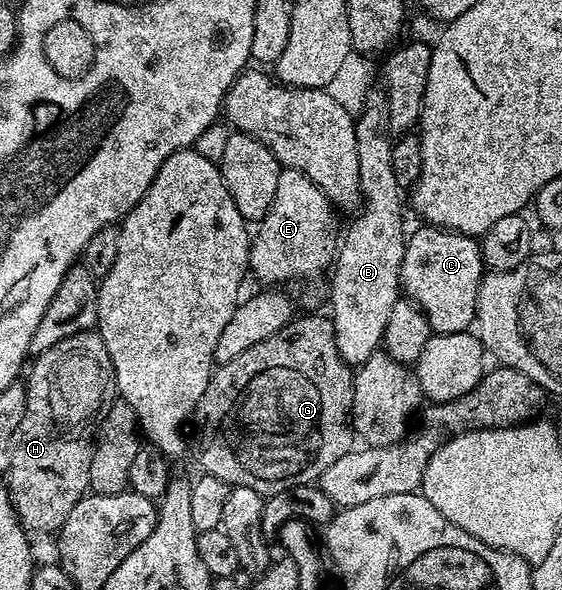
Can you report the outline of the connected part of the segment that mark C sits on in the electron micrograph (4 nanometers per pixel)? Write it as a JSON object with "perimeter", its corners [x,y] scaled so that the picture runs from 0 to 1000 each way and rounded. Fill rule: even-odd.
{"perimeter":[[[754,380],[738,397],[722,403],[721,432],[714,439],[714,466],[710,481],[722,508],[738,512],[760,536],[767,549],[769,566],[827,564],[845,549],[845,522],[852,483],[859,478],[863,451],[854,410],[826,395],[811,395],[808,388],[783,388],[779,381]]]}

